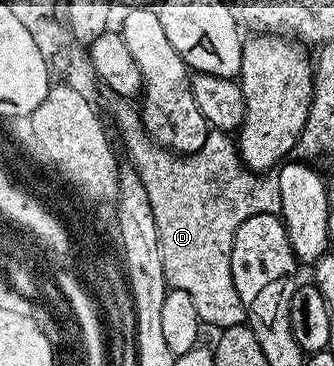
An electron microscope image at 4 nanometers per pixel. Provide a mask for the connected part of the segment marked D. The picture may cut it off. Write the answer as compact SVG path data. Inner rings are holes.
M137 108L122 109L118 113L118 133L122 136L122 145L130 152L128 165L143 180L148 193L148 203L155 216L156 231L159 233L160 254L164 265L166 284L170 289L188 291L192 303L196 303L199 322L215 325L221 331L236 327L246 321L244 303L232 283L232 243L236 231L252 215L278 213L280 203L280 183L277 176L255 173L247 167L238 153L235 138L229 132L207 132L204 147L195 153L179 155L159 145L150 138L141 112Z

